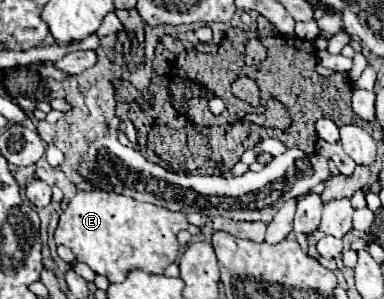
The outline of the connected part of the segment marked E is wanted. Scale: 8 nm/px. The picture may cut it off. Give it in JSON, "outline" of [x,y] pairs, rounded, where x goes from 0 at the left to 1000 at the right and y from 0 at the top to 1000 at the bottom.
{"outline":[[[201,639],[174,699],[154,726],[154,753],[143,773],[143,813],[169,819],[190,839],[195,866],[232,886],[253,920],[273,920],[284,946],[315,946],[336,900],[372,900],[383,913],[424,913],[435,886],[445,886],[466,853],[466,813],[456,786],[471,766],[487,766],[492,739],[477,712],[445,712],[424,692],[393,679],[362,679],[341,659],[268,645],[268,639]]]}

